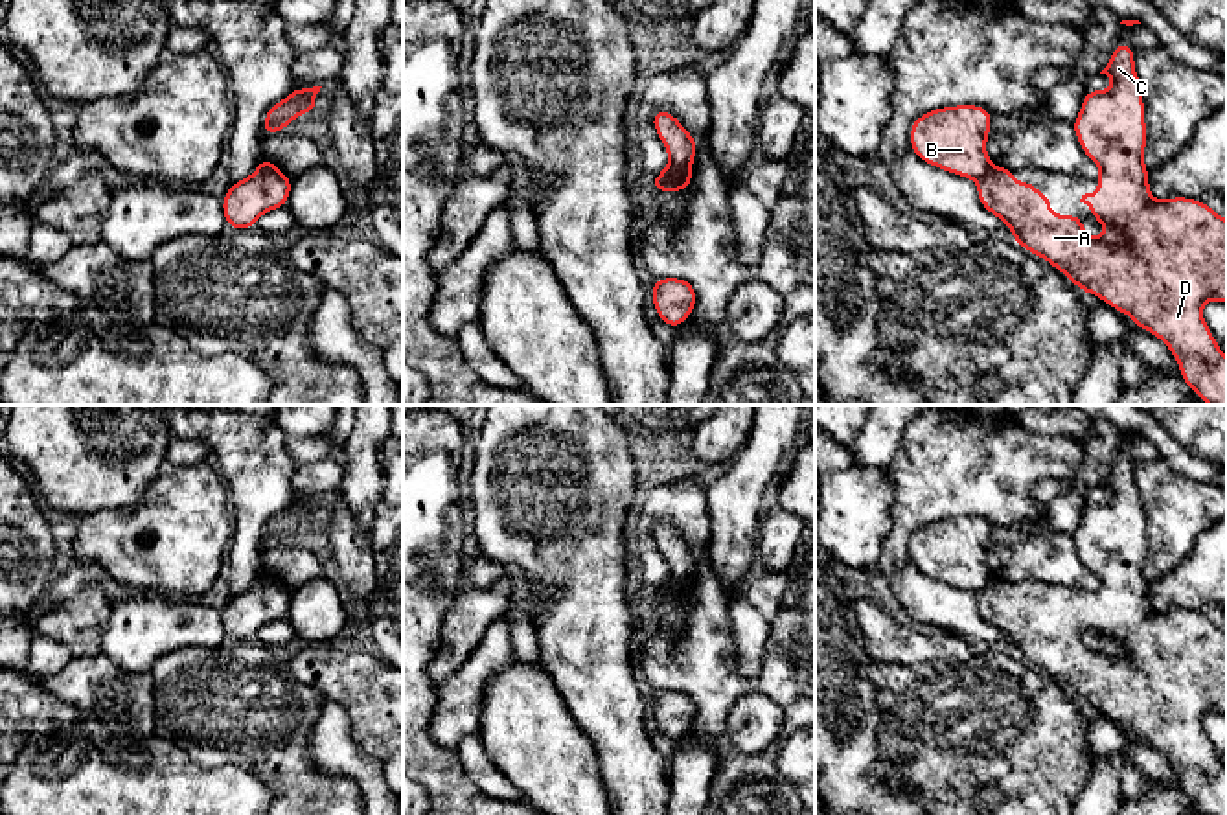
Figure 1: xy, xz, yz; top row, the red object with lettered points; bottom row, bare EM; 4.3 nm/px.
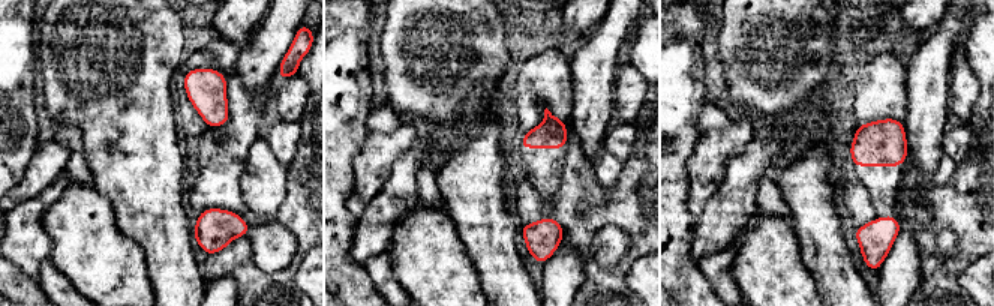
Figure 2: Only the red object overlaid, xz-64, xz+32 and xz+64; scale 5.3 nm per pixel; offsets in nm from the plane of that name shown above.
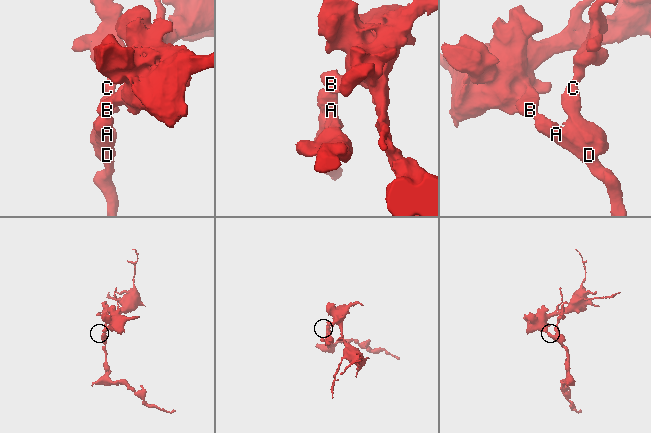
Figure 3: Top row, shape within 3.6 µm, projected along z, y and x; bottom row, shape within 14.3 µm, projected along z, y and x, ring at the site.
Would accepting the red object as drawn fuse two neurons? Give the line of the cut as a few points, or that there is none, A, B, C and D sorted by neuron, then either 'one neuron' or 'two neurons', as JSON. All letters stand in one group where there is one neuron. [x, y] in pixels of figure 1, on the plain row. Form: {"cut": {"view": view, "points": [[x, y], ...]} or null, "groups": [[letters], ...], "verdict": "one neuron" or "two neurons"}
{"cut": {"view": "xz", "points": [[670, 573], [690, 576]]}, "groups": [["A", "C", "D"], ["B"]], "verdict": "two neurons"}

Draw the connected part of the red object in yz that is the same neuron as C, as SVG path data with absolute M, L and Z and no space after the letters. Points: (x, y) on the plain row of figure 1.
M1118 454L1109 476L1100 484L1115 499L1087 502L1082 522L1072 534L1082 563L1100 580L1098 603L1082 607L1080 614L1093 620L1091 629L1100 633L1106 648L1091 649L1082 640L1082 627L1052 627L1050 607L1038 605L1034 594L1015 594L1014 581L990 578L977 592L977 607L986 624L1012 640L1012 651L1038 670L1047 672L1078 701L1107 714L1115 723L1131 729L1135 740L1159 749L1175 769L1181 791L1205 815L1227 815L1227 771L1203 732L1201 719L1209 712L1227 716L1227 633L1198 611L1170 609L1155 613L1148 600L1150 583L1144 580L1146 535L1139 488L1133 476L1135 462Z

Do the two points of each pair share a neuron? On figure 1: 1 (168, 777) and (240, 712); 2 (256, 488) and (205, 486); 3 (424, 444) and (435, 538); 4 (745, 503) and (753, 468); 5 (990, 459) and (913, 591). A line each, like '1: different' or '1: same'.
1: different
2: different
3: same
4: same
5: same

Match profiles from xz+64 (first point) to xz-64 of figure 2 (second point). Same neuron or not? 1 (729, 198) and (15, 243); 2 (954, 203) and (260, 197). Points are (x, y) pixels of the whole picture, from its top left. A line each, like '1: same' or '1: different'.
1: same
2: different

